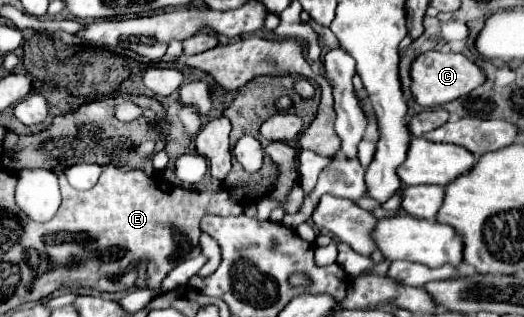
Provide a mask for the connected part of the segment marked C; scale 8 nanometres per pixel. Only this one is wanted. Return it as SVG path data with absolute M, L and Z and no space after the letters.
M426 51L414 59L410 67L410 79L412 79L410 91L412 91L414 101L422 107L438 107L462 95L468 95L472 89L482 85L484 73L466 55L450 53L450 51Z

